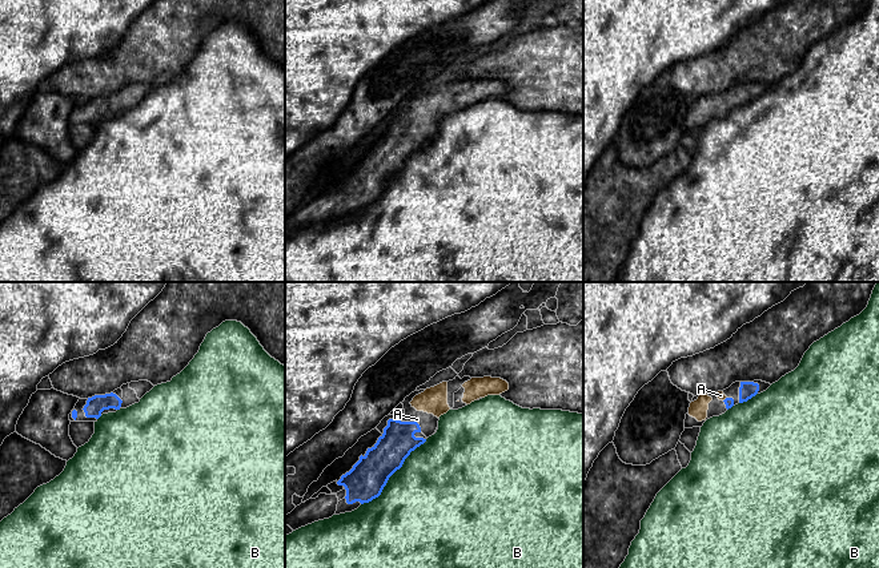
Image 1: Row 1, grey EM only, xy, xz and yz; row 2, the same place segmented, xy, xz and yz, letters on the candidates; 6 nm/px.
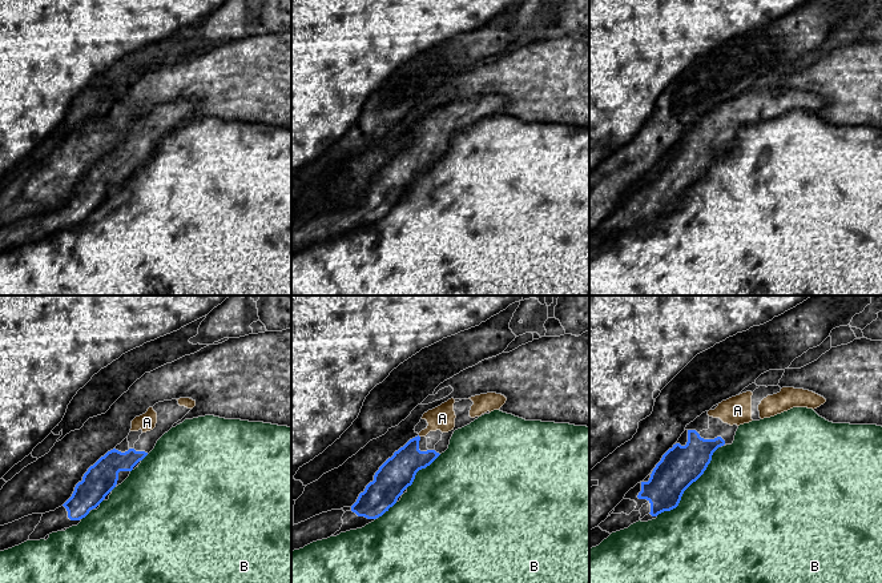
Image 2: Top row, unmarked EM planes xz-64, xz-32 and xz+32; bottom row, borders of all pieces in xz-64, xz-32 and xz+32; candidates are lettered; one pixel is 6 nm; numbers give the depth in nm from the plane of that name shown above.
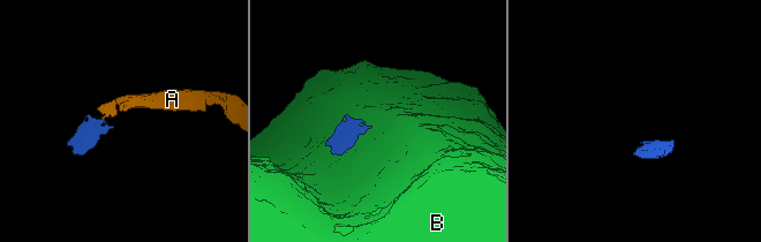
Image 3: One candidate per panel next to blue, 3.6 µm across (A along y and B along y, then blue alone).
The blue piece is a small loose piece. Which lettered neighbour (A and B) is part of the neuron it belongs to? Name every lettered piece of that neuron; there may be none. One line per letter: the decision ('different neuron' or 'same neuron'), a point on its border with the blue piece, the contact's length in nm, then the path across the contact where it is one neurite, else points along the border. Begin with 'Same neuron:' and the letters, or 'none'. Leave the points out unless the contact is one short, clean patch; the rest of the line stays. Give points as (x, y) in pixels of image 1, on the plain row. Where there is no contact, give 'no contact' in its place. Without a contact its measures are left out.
Same neuron: A
A: same neuron; contact xz (417, 125); length 40 nm; way xz (397, 144), (417, 125), (417, 121)
B: different neuron; contact xz (392, 176); length 550 nm

